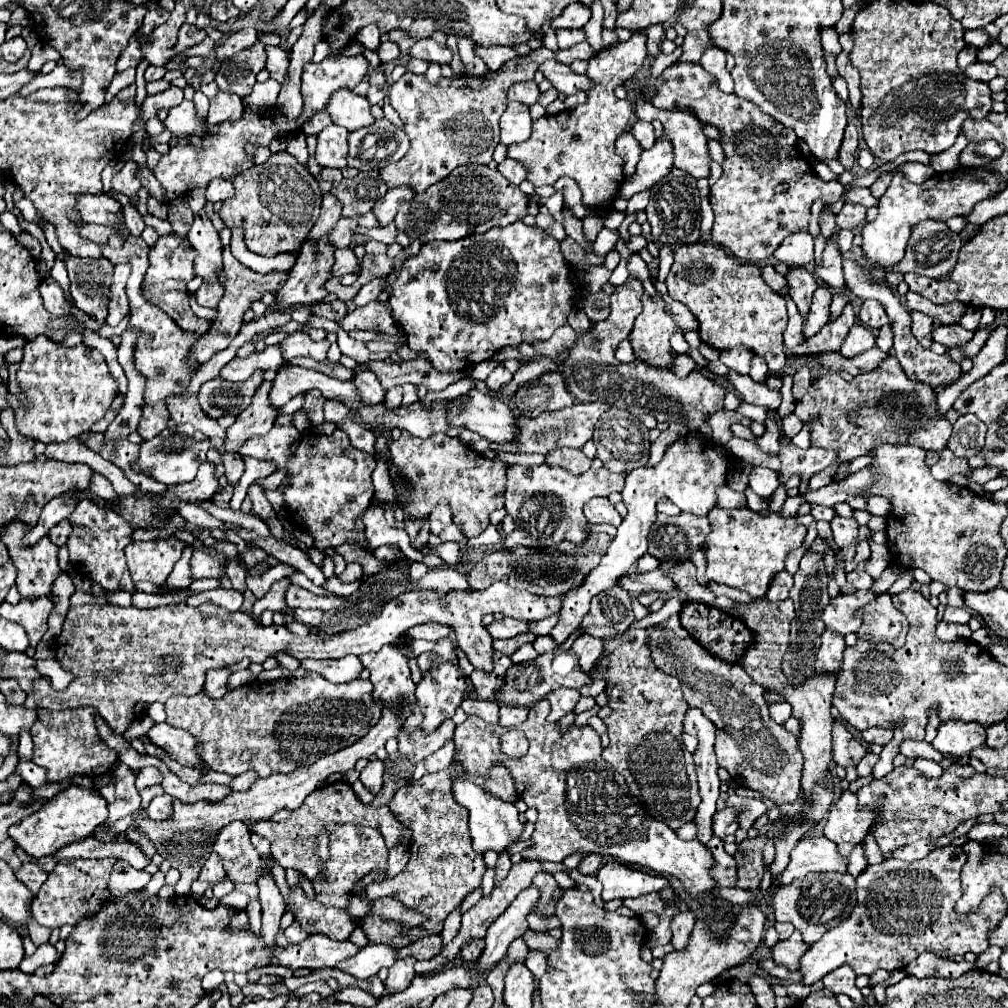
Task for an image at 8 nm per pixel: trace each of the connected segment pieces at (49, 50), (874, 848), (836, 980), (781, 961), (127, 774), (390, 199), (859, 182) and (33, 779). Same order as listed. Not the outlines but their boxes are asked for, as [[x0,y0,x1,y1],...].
[[28,43,60,73],[862,831,886,865],[822,965,866,1005],[772,931,808,971],[106,761,140,823],[374,187,414,227],[844,169,880,189],[16,761,48,787]]

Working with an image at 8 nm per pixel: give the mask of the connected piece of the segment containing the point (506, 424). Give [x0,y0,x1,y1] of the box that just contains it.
[450,389,518,443]

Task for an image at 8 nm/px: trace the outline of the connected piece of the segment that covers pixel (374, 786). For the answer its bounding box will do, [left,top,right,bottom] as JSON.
[360,759,384,793]

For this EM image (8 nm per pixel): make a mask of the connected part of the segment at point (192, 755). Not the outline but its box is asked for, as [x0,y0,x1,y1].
[146,723,202,765]

